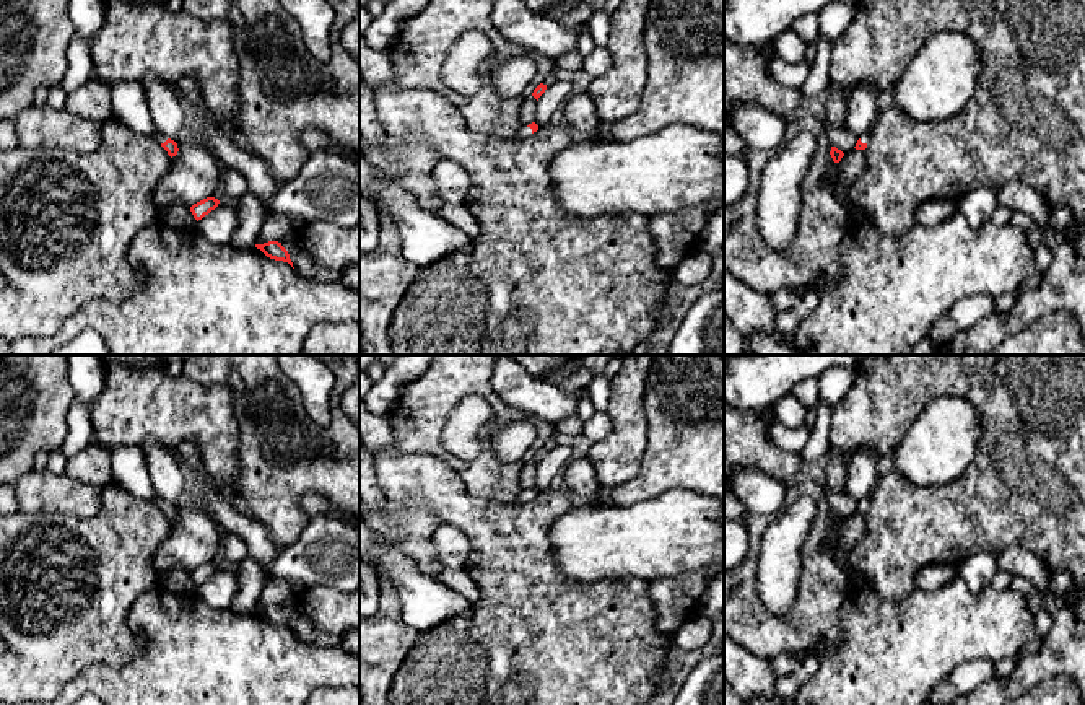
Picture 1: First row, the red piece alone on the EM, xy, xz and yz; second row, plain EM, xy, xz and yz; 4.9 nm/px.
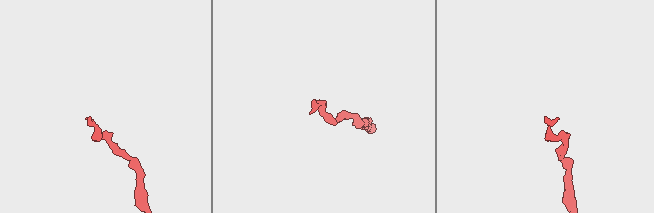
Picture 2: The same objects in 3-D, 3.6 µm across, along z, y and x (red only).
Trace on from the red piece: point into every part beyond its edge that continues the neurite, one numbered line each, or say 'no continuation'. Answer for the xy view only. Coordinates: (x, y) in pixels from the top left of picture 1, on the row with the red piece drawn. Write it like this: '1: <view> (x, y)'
1: xy (130, 108)

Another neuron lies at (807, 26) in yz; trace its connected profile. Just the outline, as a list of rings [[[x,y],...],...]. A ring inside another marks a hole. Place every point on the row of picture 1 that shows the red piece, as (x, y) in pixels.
[[[807,13],[797,18],[791,28],[805,44],[817,44],[821,33],[817,13]]]

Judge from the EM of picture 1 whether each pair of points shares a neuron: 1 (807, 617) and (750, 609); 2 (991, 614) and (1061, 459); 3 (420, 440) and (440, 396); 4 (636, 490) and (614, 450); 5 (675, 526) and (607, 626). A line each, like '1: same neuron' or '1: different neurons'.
1: same neuron
2: different neurons
3: same neuron
4: different neurons
5: different neurons

